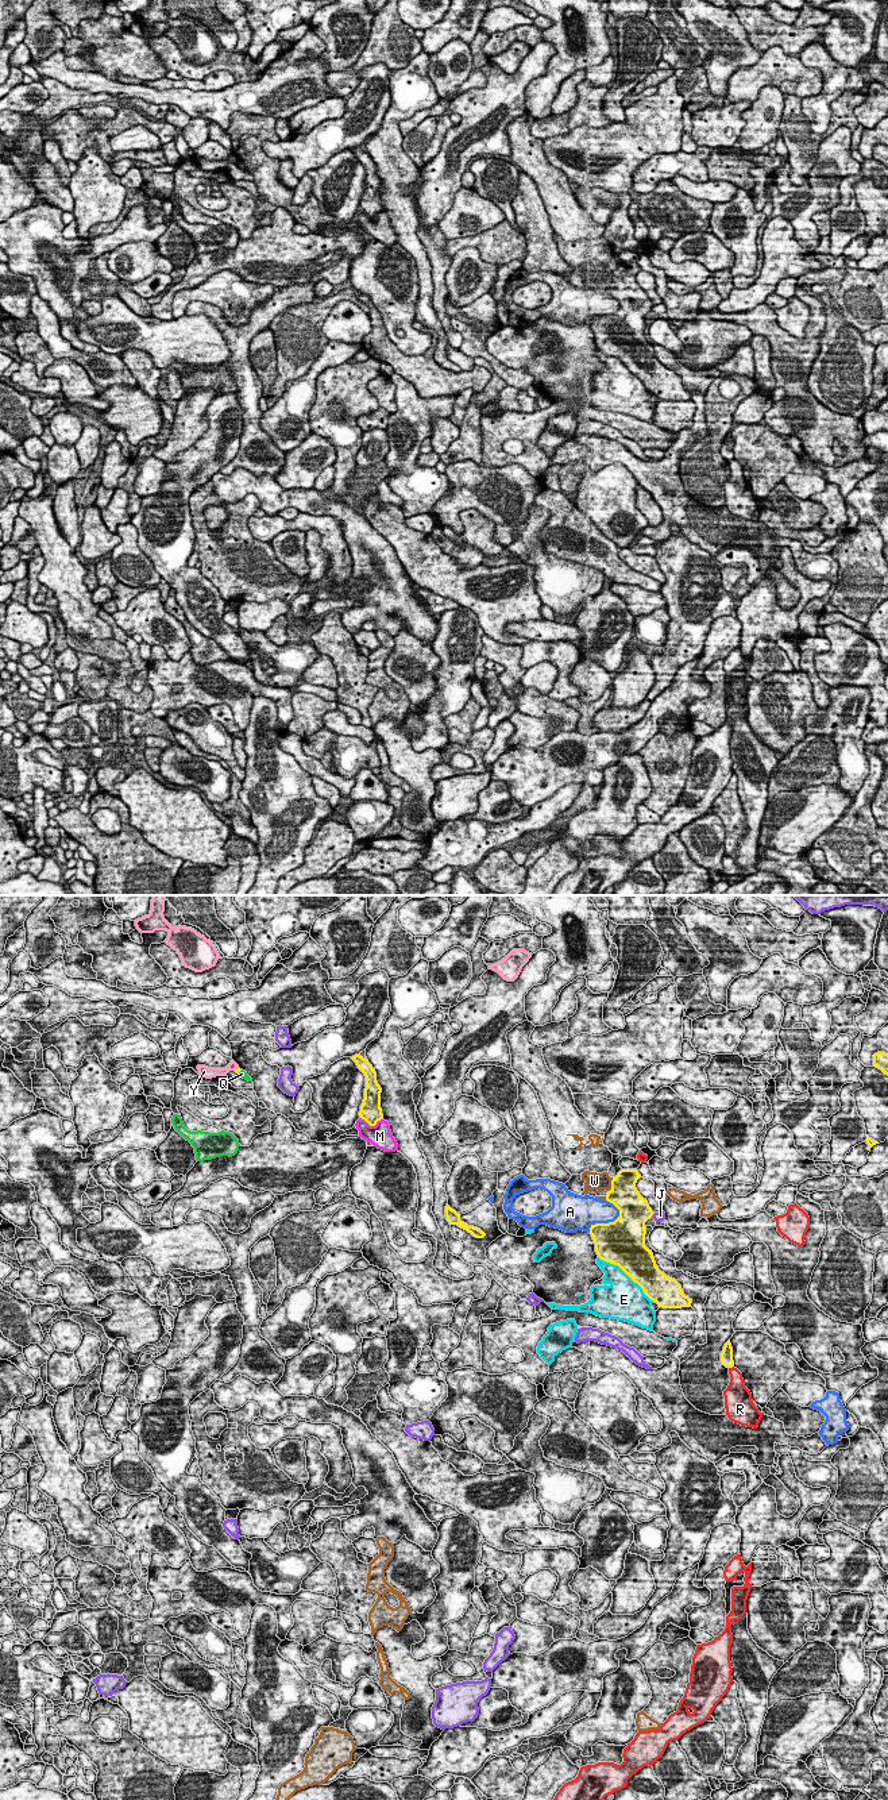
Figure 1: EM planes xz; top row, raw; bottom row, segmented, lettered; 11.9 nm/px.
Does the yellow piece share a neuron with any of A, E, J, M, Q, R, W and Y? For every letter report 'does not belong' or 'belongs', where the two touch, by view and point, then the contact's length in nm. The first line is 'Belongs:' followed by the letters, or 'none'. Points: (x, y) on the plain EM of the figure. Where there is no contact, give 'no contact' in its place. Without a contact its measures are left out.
Belongs: none
A: does not belong; meets yellow in xz at (605, 316); contact 460 nm long
E: does not belong; meets yellow in xz at (626, 366); contact 850 nm long
J: does not belong; meets yellow in xz at (652, 307); contact 80 nm long
M: does not belong; meets yellow in xz at (371, 218); contact 260 nm long
Q: does not belong; meets yellow in xz at (239, 164); contact 70 nm long
R: does not belong; meets yellow in xz at (730, 459); contact 70 nm long
W: does not belong; meets yellow in xz at (612, 277); contact 180 nm long
Y: does not belong; meets yellow in xz at (235, 162); contact 70 nm long

